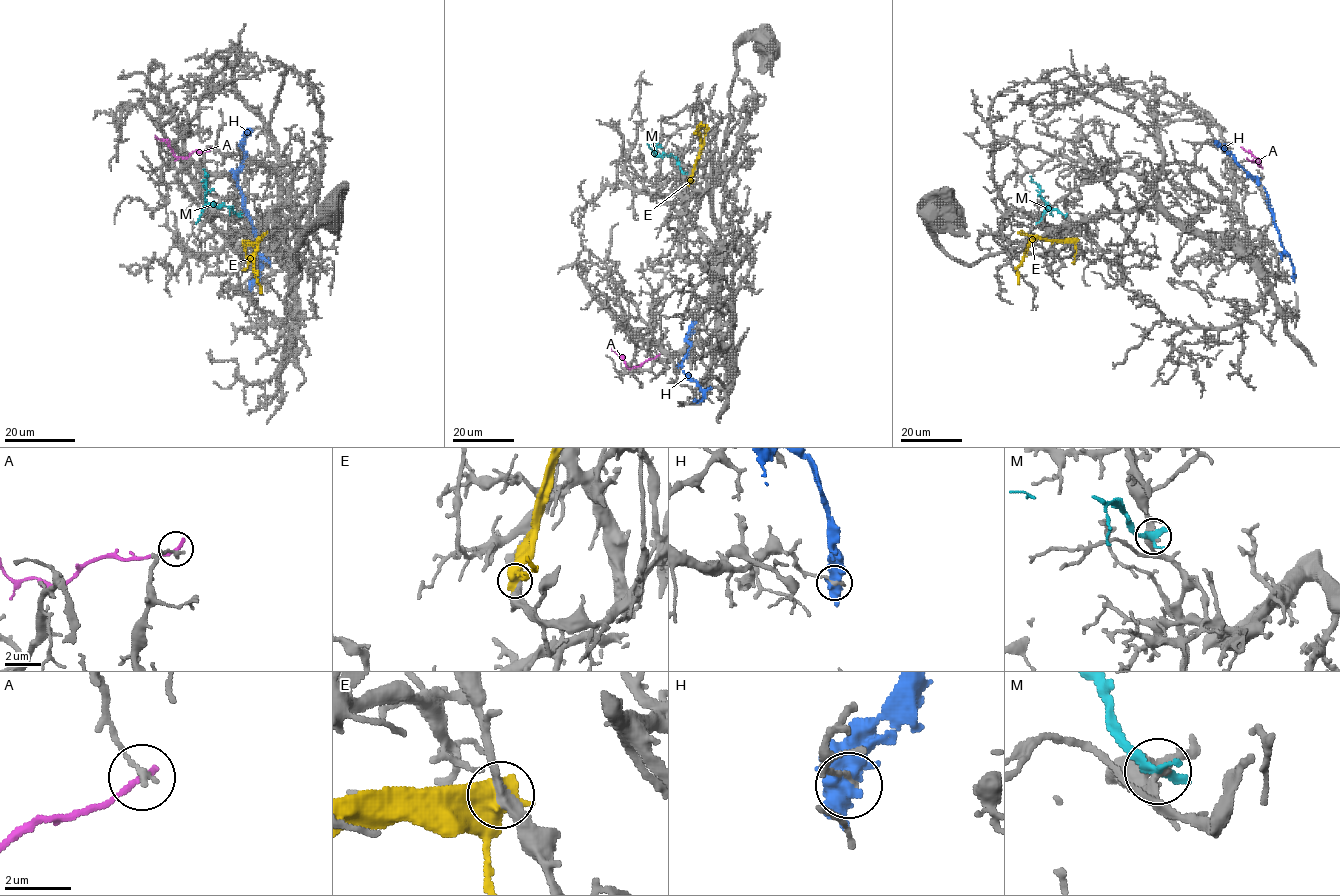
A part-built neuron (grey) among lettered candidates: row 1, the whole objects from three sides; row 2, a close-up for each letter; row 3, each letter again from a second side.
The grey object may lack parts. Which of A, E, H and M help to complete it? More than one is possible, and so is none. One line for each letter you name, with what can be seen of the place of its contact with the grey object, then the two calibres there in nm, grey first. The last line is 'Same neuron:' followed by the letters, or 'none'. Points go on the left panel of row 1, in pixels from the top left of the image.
Same neuron: none

